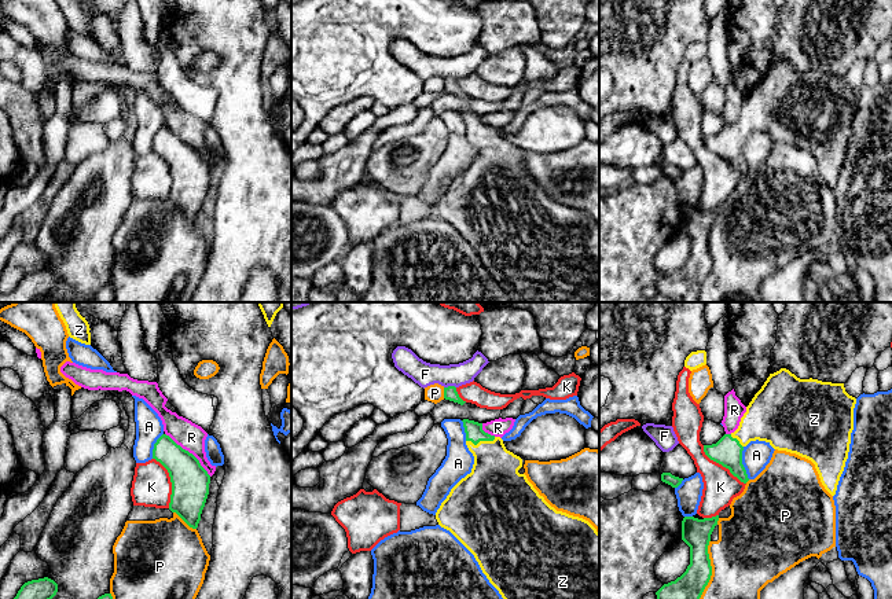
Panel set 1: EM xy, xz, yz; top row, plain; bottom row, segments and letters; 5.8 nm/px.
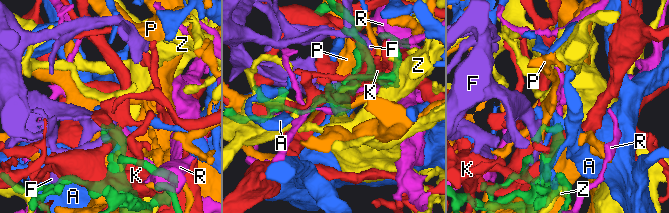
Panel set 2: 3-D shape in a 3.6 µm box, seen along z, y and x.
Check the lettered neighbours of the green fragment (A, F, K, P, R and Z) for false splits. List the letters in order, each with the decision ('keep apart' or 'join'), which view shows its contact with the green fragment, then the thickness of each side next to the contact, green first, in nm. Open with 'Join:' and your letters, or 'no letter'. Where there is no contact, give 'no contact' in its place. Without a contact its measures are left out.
Join: Z
A: keep apart; meets green in yz; 170 nm thick on the green side, 170 nm on the other
F: keep apart; meets green in xz; 80 nm thick on the green side, 140 nm on the other
K: keep apart; meets green in xy; 220 nm thick on the green side, 240 nm on the other
P: keep apart; meets green in yz; 200 nm thick on the green side, 400 nm on the other
R: keep apart; meets green in xy; 220 nm thick on the green side, 160 nm on the other
Z: join; meets green in xz; 110 nm thick on the green side, 280 nm on the other

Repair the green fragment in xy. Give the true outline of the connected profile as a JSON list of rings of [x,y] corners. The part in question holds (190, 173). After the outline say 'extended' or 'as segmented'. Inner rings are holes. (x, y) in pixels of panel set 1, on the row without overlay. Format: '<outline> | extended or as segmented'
[[[162,126],[154,136],[153,151],[159,154],[170,169],[169,202],[190,220],[197,221],[209,187],[210,168],[192,146],[166,126]]] | as segmented

